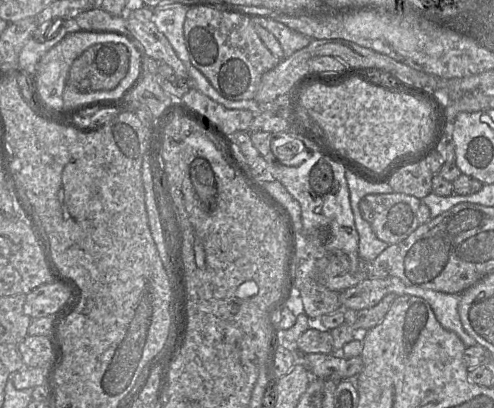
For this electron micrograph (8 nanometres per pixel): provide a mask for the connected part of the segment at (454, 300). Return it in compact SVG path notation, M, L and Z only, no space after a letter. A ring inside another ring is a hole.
M415 286L407 287L408 295L420 297L429 303L436 319L444 329L455 333L466 347L477 345L475 339L463 328L460 319L458 306L462 294L448 294Z

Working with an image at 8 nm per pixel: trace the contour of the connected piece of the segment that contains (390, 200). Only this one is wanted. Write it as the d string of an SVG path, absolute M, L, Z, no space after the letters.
M403 193L370 194L360 201L363 218L378 239L396 244L419 226L418 209L422 201Z

